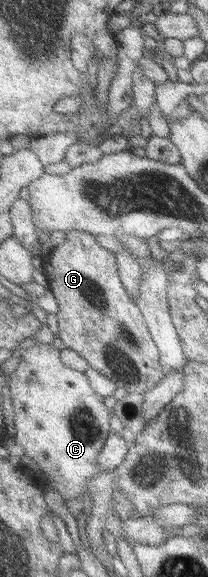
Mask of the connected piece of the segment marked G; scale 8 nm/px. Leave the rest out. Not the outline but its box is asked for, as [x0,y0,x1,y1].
[43,230,165,394]

